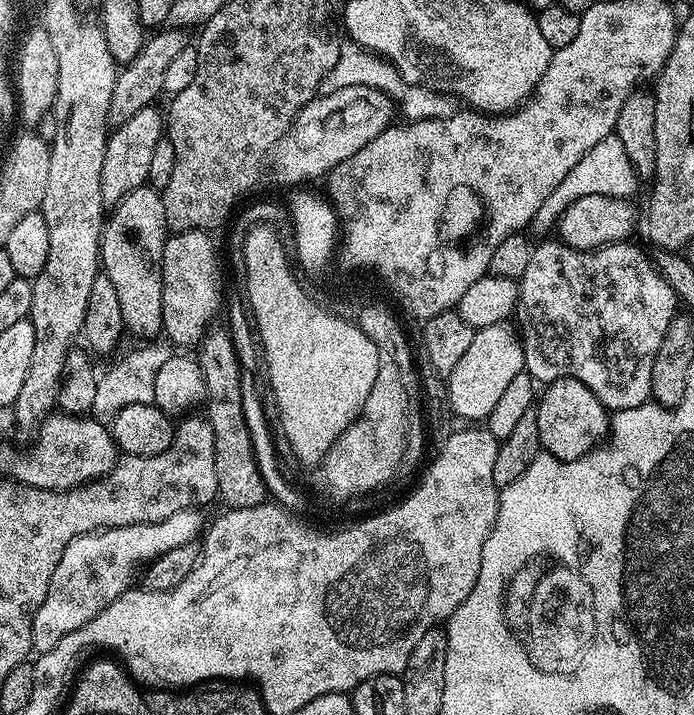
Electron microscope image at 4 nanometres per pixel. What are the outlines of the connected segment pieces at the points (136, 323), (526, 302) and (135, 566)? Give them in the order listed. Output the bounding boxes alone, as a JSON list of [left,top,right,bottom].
[[100,186,166,338],[514,238,678,412],[32,508,206,654]]

